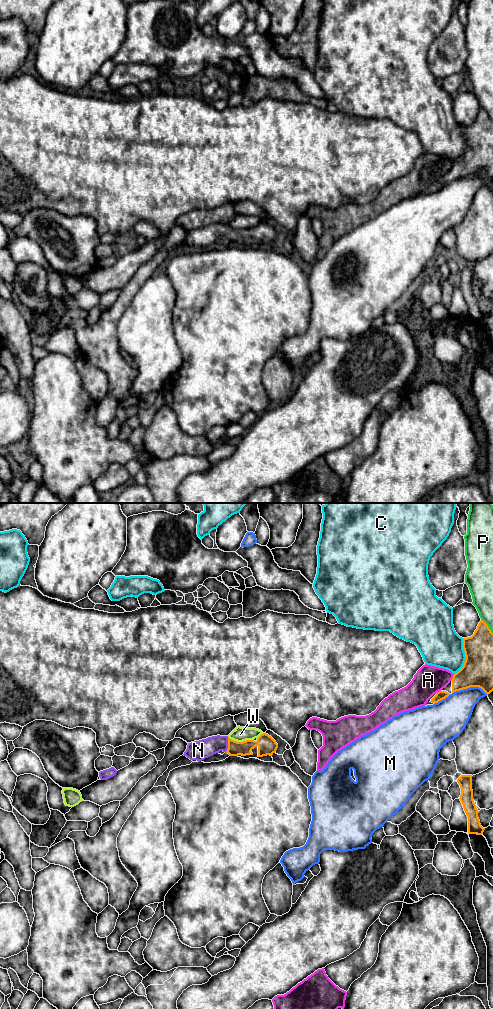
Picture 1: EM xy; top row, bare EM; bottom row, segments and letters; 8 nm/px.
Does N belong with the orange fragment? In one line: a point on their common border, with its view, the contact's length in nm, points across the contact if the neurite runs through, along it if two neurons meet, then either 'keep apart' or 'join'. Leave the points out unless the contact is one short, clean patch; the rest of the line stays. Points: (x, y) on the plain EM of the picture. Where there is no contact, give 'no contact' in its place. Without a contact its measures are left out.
meets orange in xy at (228, 233); contact 130 nm long; runs through xy (235, 236), (228, 233), (211, 233), (198, 238); join

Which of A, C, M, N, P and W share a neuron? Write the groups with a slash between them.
A / C / M / N / P / W

